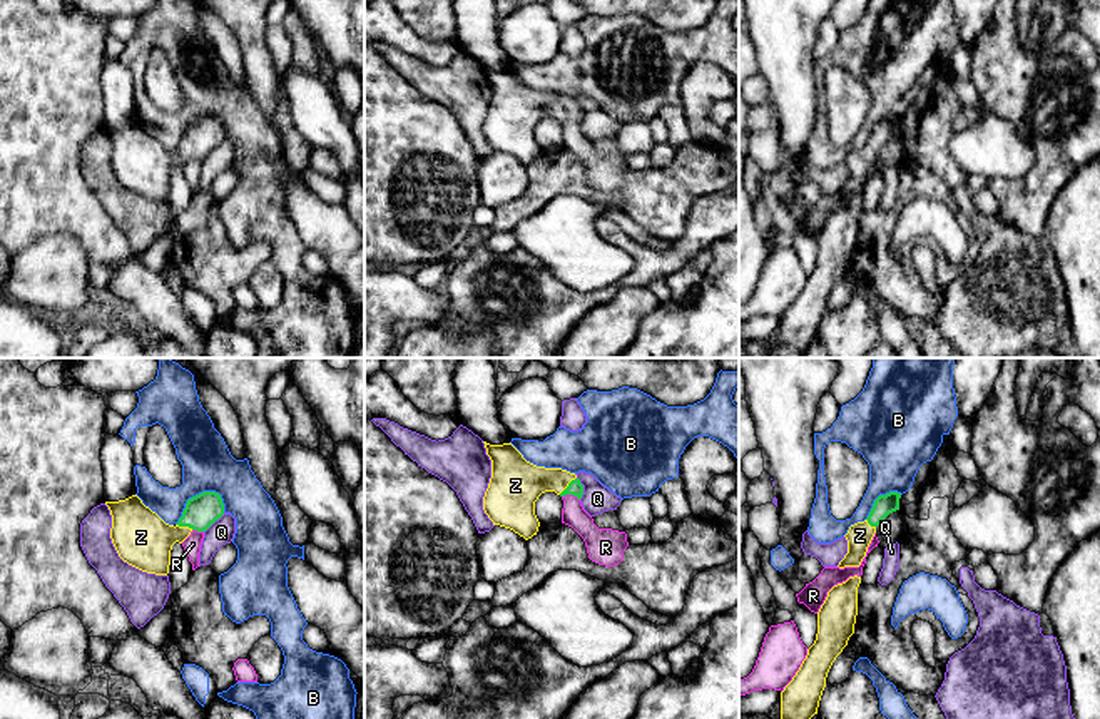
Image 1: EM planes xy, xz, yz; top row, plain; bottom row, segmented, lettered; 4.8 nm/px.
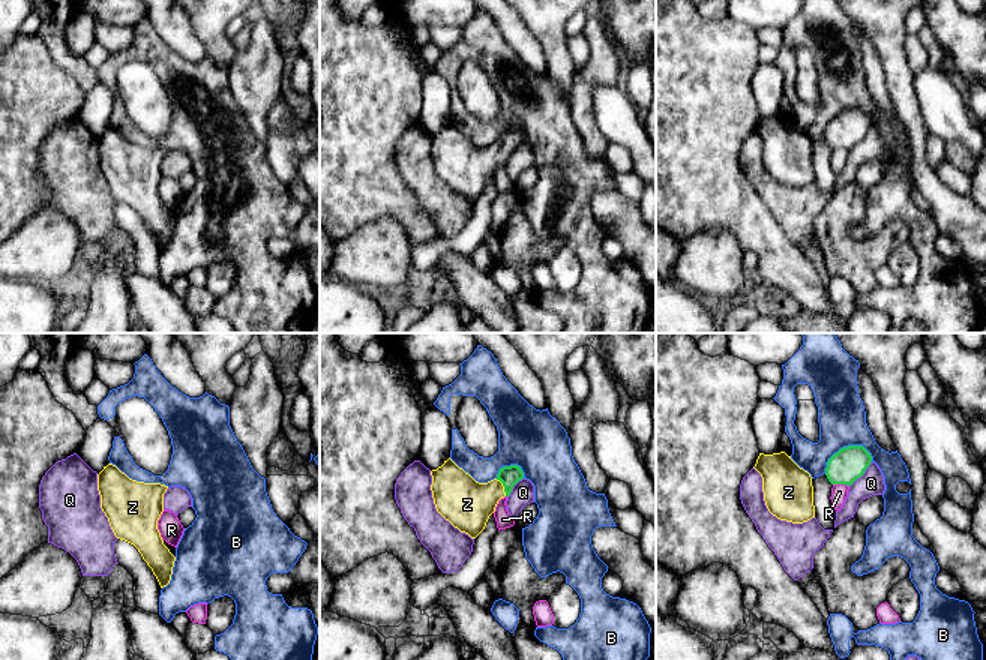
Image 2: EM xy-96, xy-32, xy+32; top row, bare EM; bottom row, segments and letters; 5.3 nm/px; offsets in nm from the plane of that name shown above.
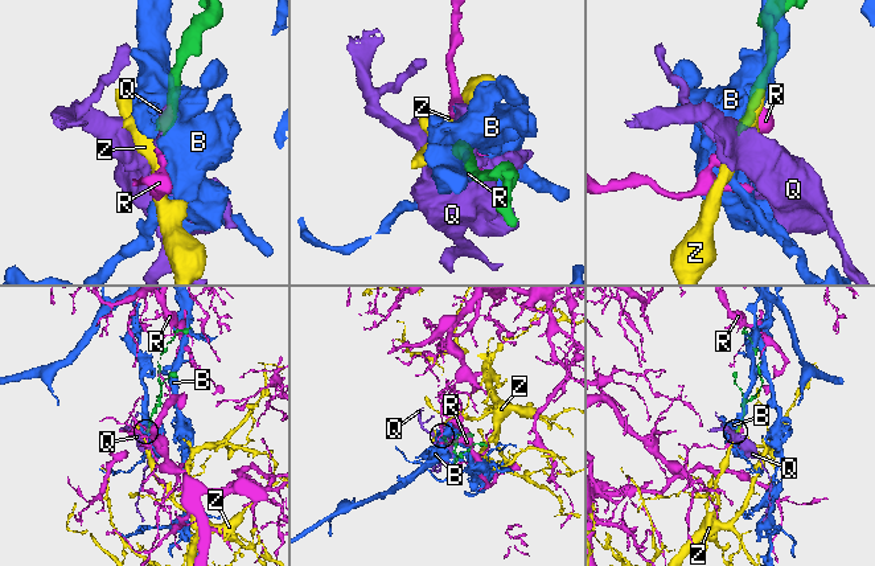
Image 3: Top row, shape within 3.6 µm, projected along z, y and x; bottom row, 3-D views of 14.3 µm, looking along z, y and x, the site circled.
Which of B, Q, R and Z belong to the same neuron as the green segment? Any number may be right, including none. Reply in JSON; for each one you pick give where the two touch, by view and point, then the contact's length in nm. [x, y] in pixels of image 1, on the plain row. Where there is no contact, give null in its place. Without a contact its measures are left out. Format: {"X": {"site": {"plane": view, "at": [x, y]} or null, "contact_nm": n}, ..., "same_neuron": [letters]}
{"Z": {"site": {"plane": "xz", "at": [569, 111]}, "contact_nm": 120}, "same_neuron": ["Z"]}

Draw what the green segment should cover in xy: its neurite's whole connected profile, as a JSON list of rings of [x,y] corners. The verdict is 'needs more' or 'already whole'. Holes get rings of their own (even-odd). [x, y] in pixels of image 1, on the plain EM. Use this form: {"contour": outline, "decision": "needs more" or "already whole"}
{"contour": [[[202,117],[189,124],[176,150],[166,149],[137,120],[105,130],[112,140],[110,164],[119,182],[155,201],[169,199],[176,167],[182,169],[192,156],[206,157],[224,140],[222,124],[216,117]]], "decision": "needs more"}

